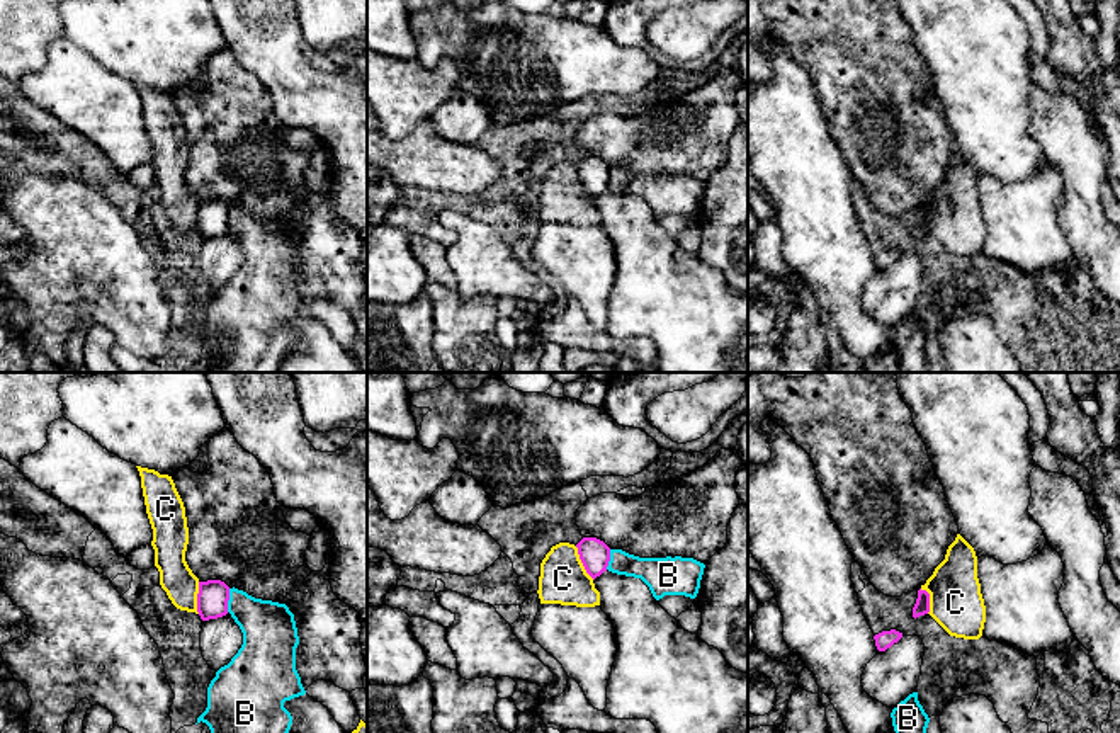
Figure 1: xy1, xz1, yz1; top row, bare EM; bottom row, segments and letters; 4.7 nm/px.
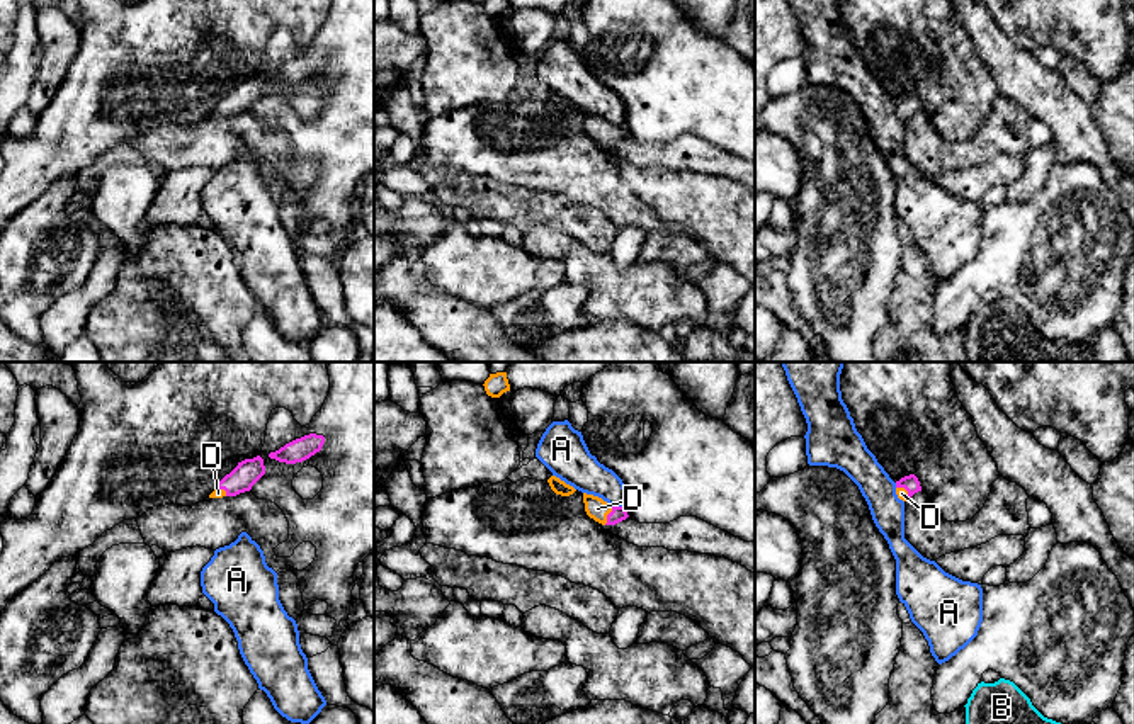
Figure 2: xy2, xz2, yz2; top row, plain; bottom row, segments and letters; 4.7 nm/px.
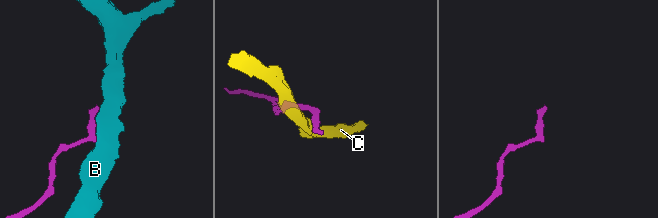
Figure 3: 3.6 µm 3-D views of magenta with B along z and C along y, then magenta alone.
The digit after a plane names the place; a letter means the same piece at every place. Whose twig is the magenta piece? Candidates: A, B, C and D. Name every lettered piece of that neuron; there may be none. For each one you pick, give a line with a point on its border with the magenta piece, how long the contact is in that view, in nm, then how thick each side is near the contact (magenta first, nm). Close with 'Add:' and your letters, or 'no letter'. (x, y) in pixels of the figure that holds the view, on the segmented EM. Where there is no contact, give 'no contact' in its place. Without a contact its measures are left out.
D: contact xz2 (607, 515); length 100 nm; calibres 70 and 100 nm
Add: D

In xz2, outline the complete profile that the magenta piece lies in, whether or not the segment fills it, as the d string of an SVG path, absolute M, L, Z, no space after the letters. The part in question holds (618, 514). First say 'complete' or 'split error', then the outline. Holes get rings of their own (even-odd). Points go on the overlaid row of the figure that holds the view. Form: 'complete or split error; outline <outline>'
split error; outline M583 493L583 503L587 515L602 525L615 525L629 517L624 506L610 506L593 495Z

